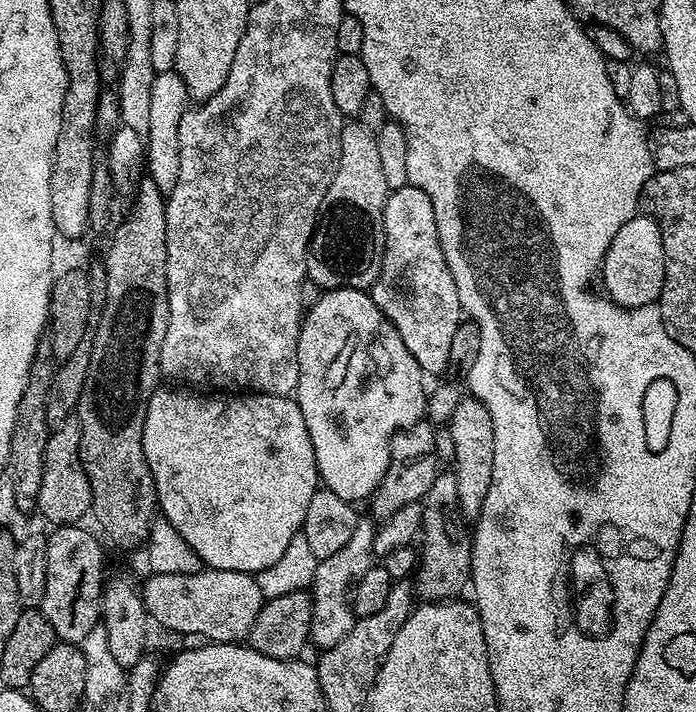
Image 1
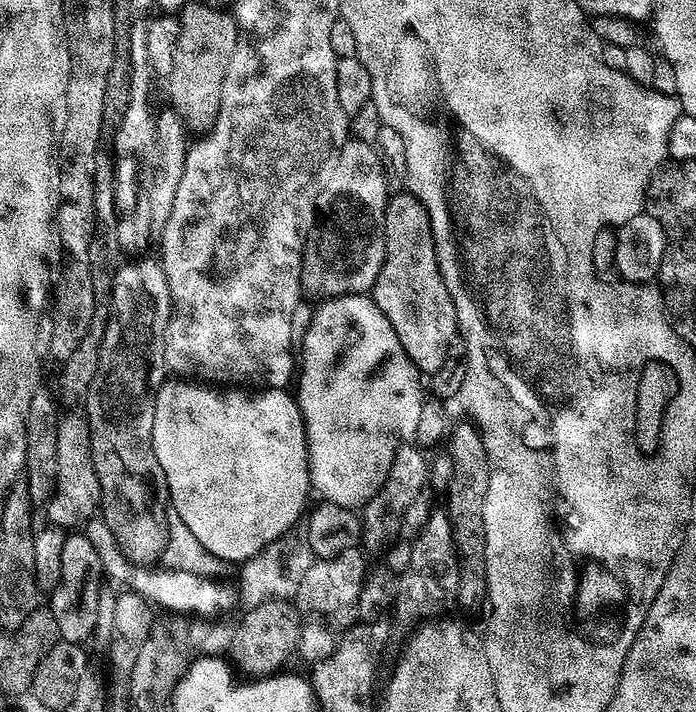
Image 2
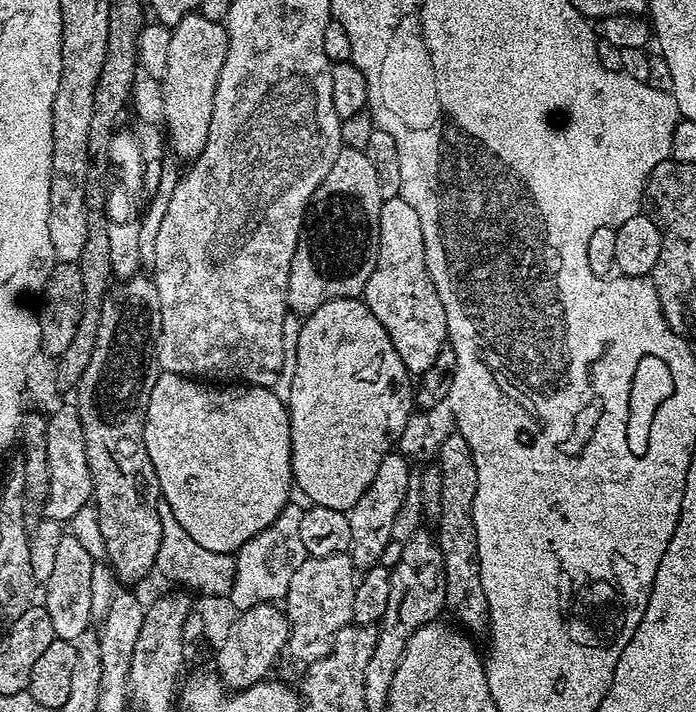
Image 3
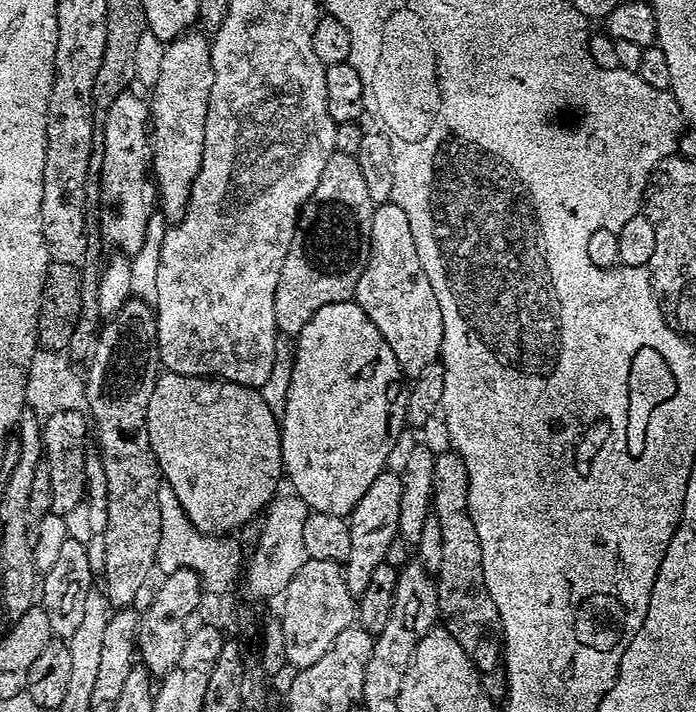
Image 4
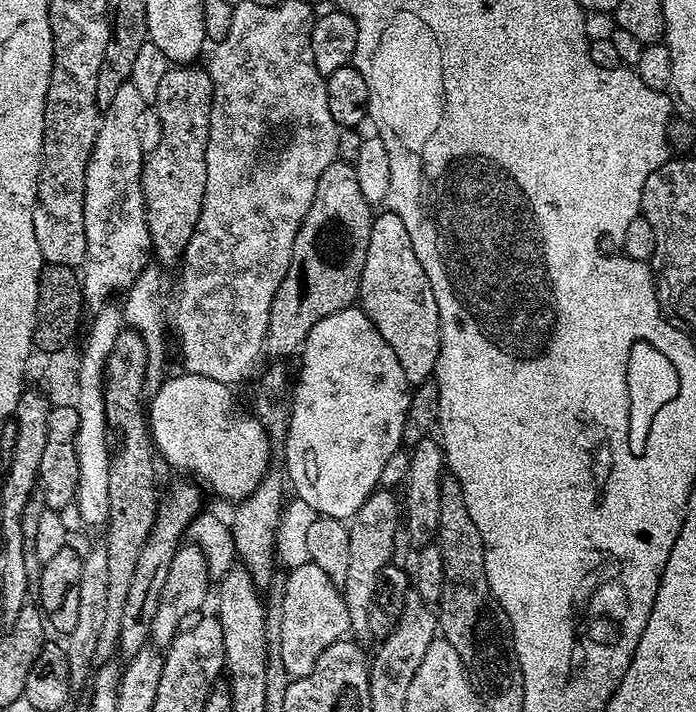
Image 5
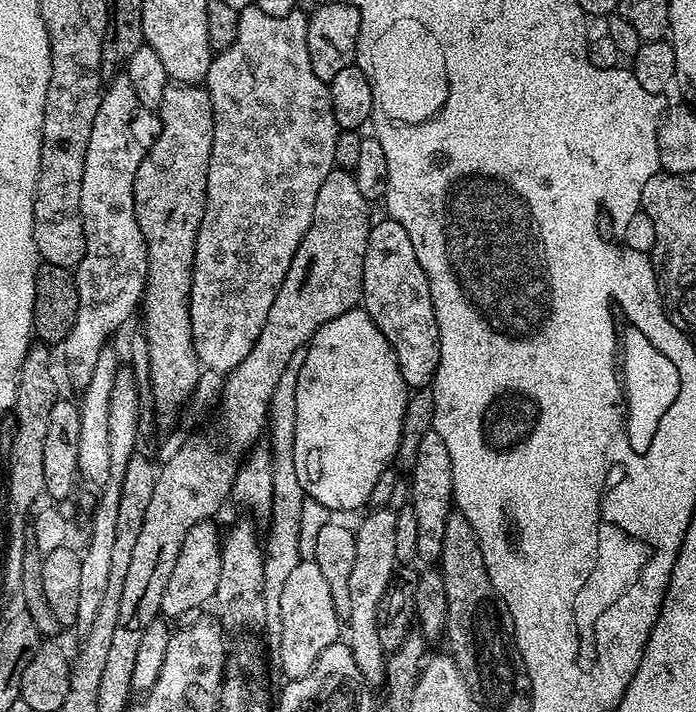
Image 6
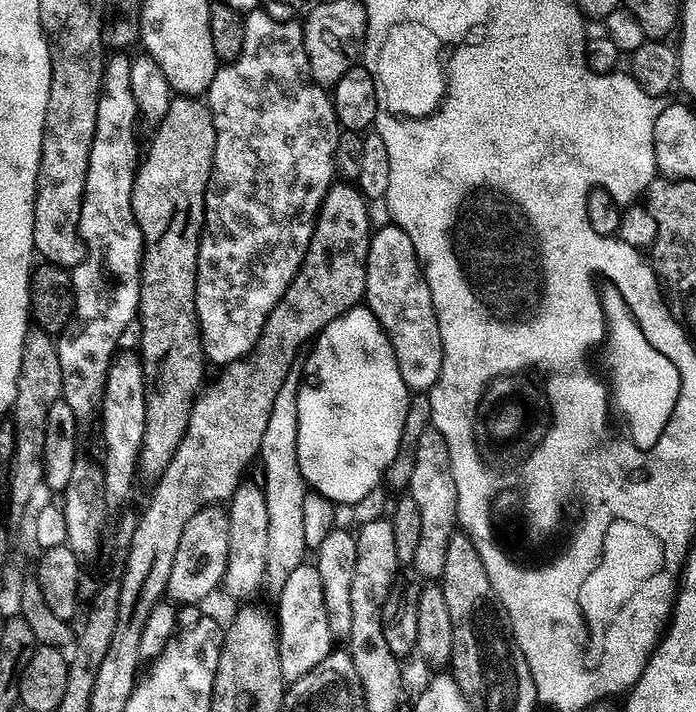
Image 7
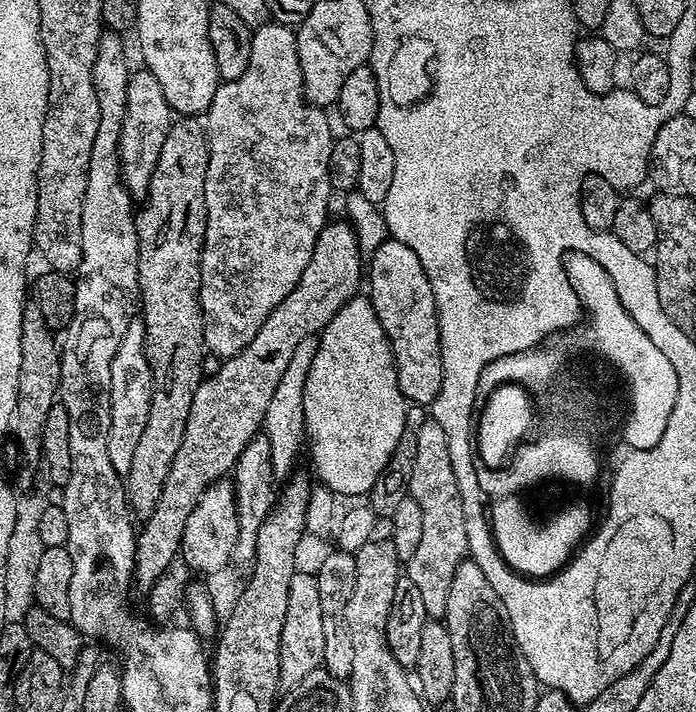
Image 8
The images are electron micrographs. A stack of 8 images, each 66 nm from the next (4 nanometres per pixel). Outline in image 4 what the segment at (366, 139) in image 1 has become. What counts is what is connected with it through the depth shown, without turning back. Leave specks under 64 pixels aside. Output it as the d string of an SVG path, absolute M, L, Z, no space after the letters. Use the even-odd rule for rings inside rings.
M336 152L326 162L314 194L304 205L298 234L278 282L274 316L277 329L283 335L285 332L289 338L295 337L324 306L355 297L358 278L362 278L362 270L366 270L370 258L370 222L375 209L356 158Z

